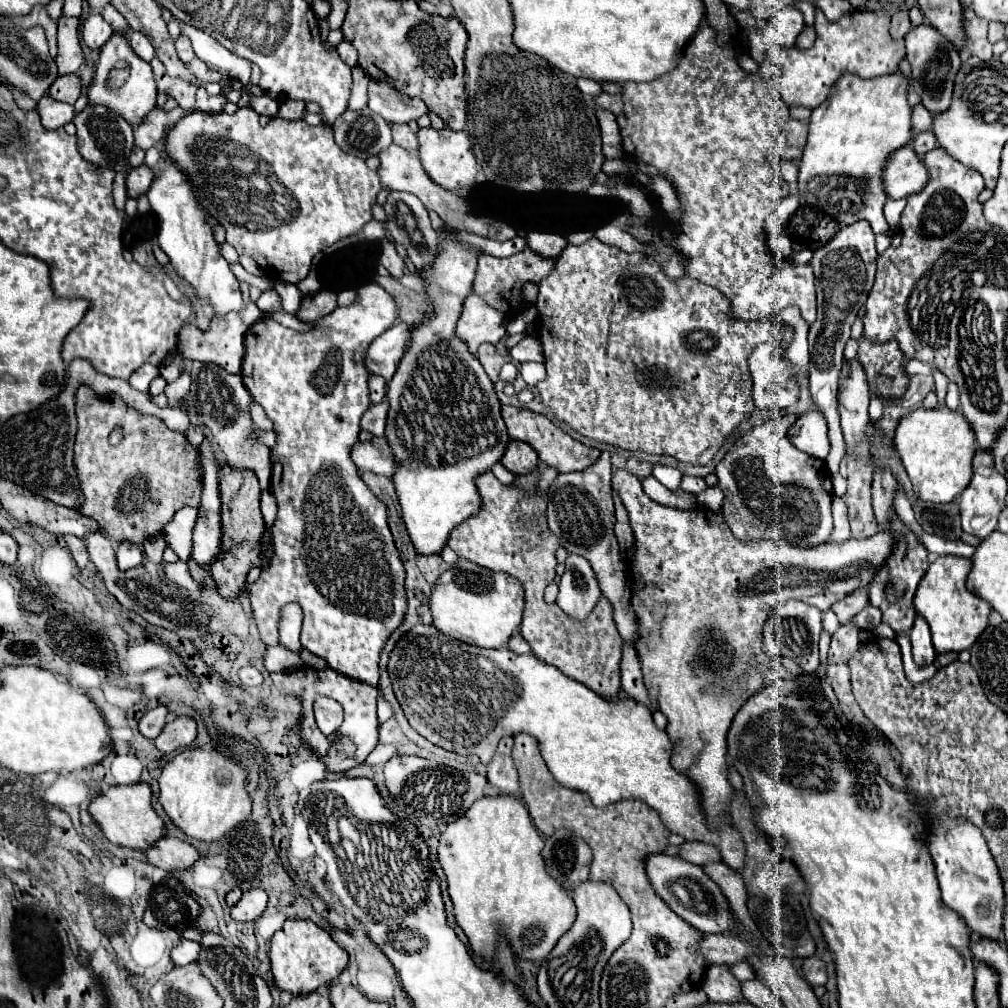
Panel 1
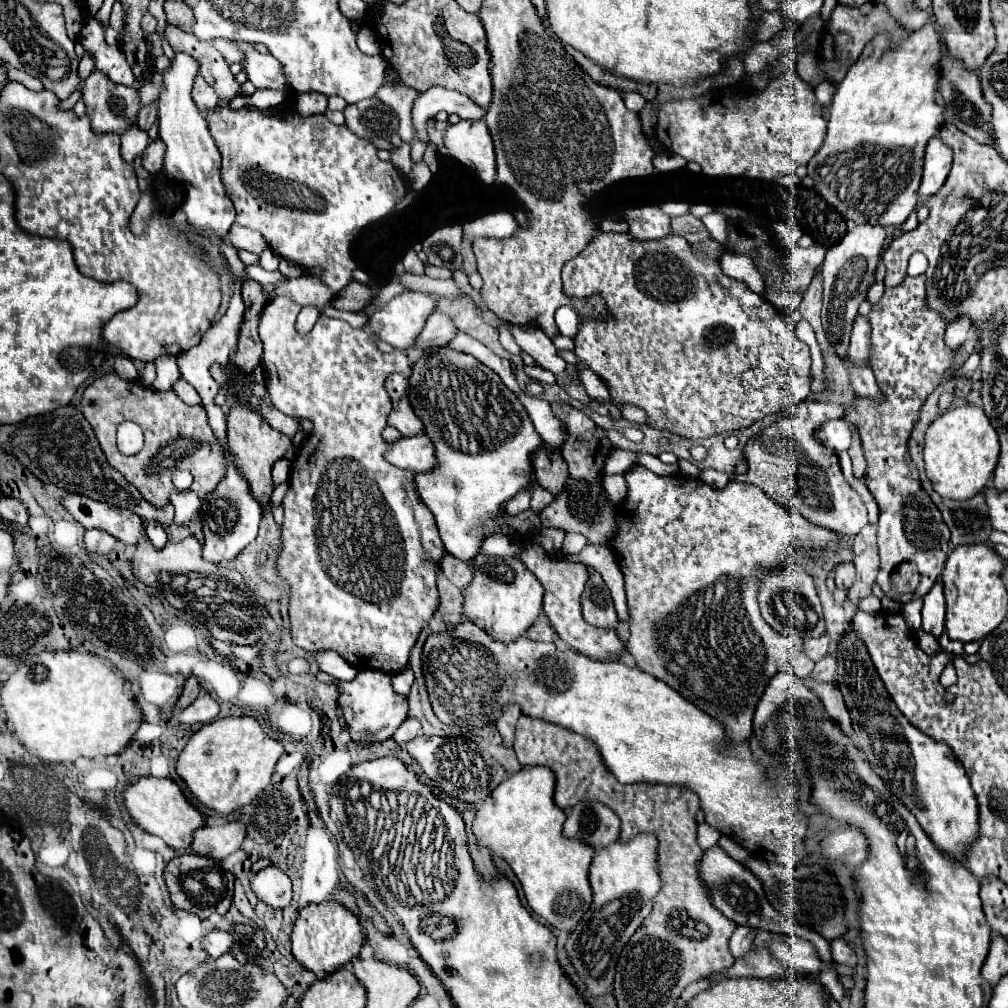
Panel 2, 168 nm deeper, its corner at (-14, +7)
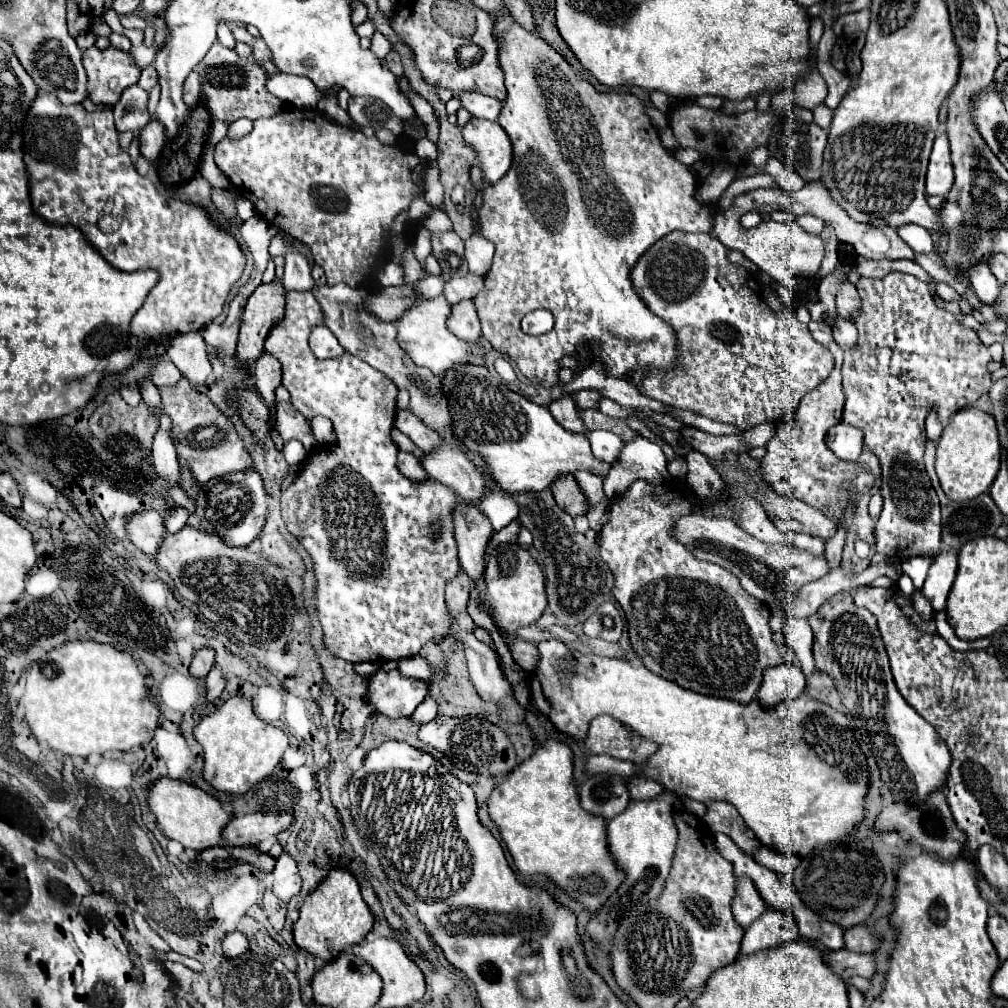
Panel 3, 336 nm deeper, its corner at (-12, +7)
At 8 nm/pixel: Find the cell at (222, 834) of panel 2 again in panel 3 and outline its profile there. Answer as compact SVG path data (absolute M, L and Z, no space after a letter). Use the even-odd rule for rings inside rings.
M287 812L281 814L245 814L235 816L223 830L225 846L257 846L261 840L273 838L279 832L287 830L293 822L293 816Z

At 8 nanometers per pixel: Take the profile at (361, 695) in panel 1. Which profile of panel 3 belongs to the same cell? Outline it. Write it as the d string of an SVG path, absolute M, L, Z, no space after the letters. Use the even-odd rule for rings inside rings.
M379 670L371 676L367 688L367 700L377 712L401 718L411 716L415 708L427 698L429 684L417 678L405 678L399 670Z

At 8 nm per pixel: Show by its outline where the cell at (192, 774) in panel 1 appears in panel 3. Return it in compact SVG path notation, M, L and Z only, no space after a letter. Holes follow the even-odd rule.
M249 696L229 698L221 708L205 716L195 726L193 734L203 746L203 778L217 790L231 794L245 794L253 784L267 778L289 746L289 738L281 728L255 716Z

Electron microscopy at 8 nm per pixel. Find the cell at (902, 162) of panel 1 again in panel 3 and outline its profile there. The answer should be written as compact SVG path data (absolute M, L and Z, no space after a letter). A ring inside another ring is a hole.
M939 134L933 144L929 170L927 170L927 194L947 194L955 182L953 174L953 162L949 152L949 140L947 134Z

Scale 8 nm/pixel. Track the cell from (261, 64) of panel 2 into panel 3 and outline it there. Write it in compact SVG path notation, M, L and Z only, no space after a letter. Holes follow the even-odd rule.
M269 74L269 90L283 102L291 102L297 108L317 108L323 92L305 76L291 74Z

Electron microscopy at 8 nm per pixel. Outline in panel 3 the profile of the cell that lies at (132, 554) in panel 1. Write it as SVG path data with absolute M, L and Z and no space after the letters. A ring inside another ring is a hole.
M171 508L165 514L165 524L171 534L179 532L187 524L187 520L189 520L189 510L185 510L185 508Z

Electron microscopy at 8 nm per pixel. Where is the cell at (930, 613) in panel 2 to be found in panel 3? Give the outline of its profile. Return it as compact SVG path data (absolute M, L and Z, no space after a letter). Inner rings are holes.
M955 548L941 550L933 558L933 564L931 564L925 584L923 584L923 594L927 596L927 600L931 602L935 612L945 608L955 574L957 574L957 550Z

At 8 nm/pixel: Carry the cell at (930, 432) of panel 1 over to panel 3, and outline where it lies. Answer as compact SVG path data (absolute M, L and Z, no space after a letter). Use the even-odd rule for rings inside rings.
M971 408L953 414L951 422L945 426L943 436L937 442L937 476L947 498L965 502L987 492L999 472L999 450L999 434L995 418L991 414Z

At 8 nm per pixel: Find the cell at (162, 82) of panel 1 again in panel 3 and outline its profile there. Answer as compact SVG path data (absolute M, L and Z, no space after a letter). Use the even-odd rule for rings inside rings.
M191 72L183 84L183 102L191 108L191 106L197 106L201 98L201 84L199 84L199 74L197 72Z

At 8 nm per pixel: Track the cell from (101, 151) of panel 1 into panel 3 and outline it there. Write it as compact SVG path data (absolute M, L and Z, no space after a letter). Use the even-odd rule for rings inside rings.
M91 46L83 52L83 66L89 74L89 94L93 102L115 104L125 88L137 84L141 68L129 52L113 46L99 50Z

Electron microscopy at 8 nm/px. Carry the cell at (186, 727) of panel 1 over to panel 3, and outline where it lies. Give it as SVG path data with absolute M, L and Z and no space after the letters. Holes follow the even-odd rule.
M211 668L211 672L207 674L207 678L205 678L205 684L207 684L207 700L209 702L213 702L215 698L219 698L221 696L221 692L223 692L223 688L225 688L225 676L223 676L223 670L221 668Z

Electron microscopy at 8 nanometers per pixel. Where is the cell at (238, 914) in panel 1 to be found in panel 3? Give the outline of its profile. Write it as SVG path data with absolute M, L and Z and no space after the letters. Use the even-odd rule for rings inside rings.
M283 852L277 858L275 870L271 872L271 884L273 884L271 886L273 892L285 902L289 902L295 894L299 894L299 890L301 890L299 868L297 868L297 862L287 852Z

